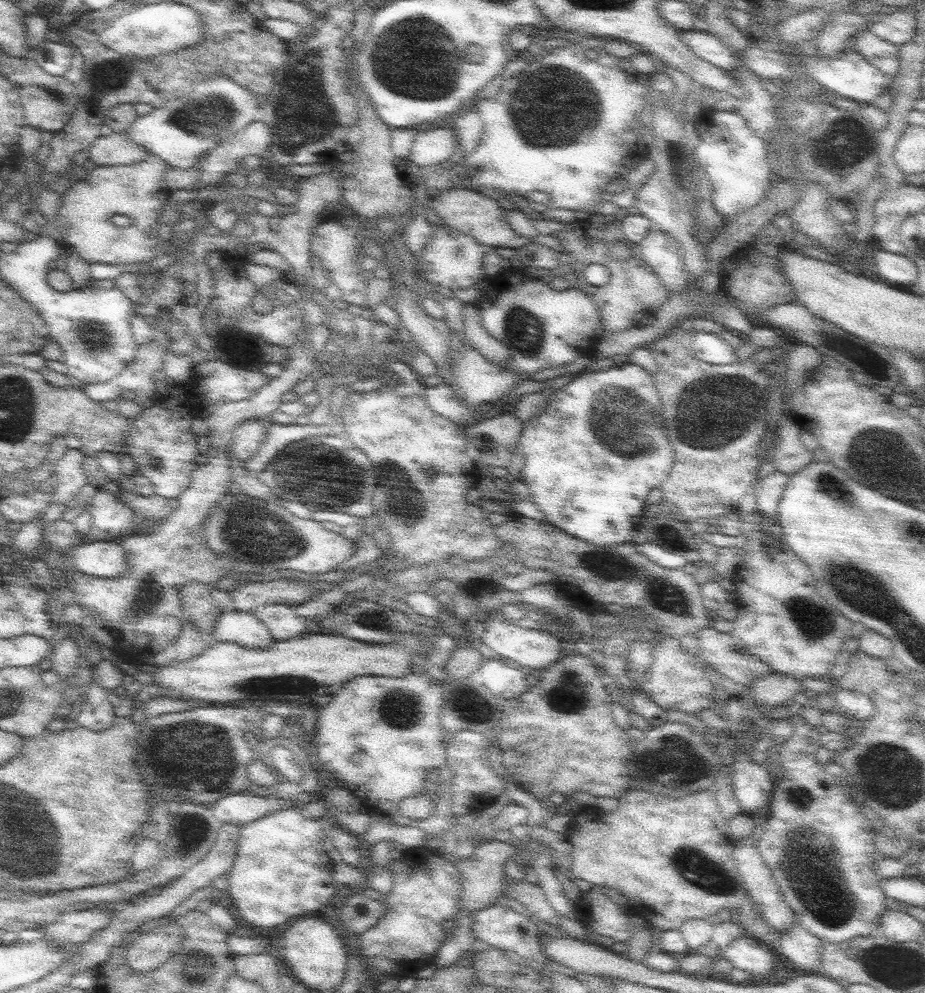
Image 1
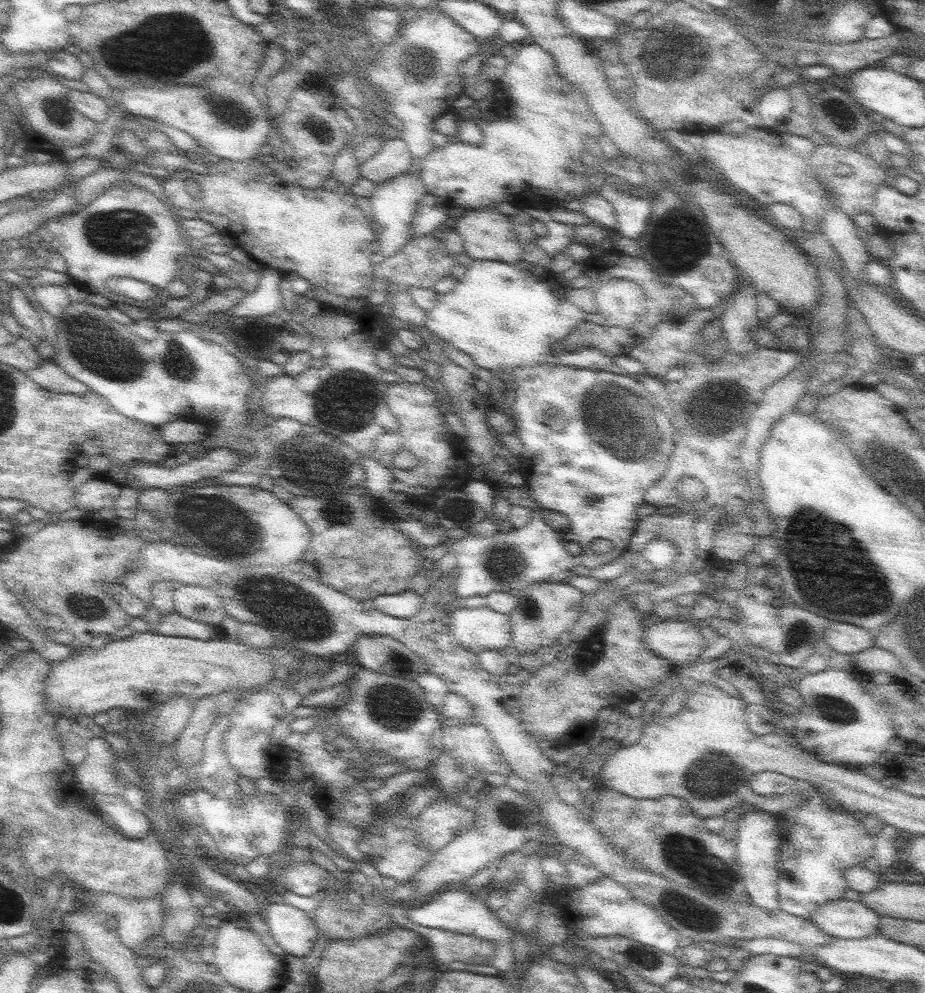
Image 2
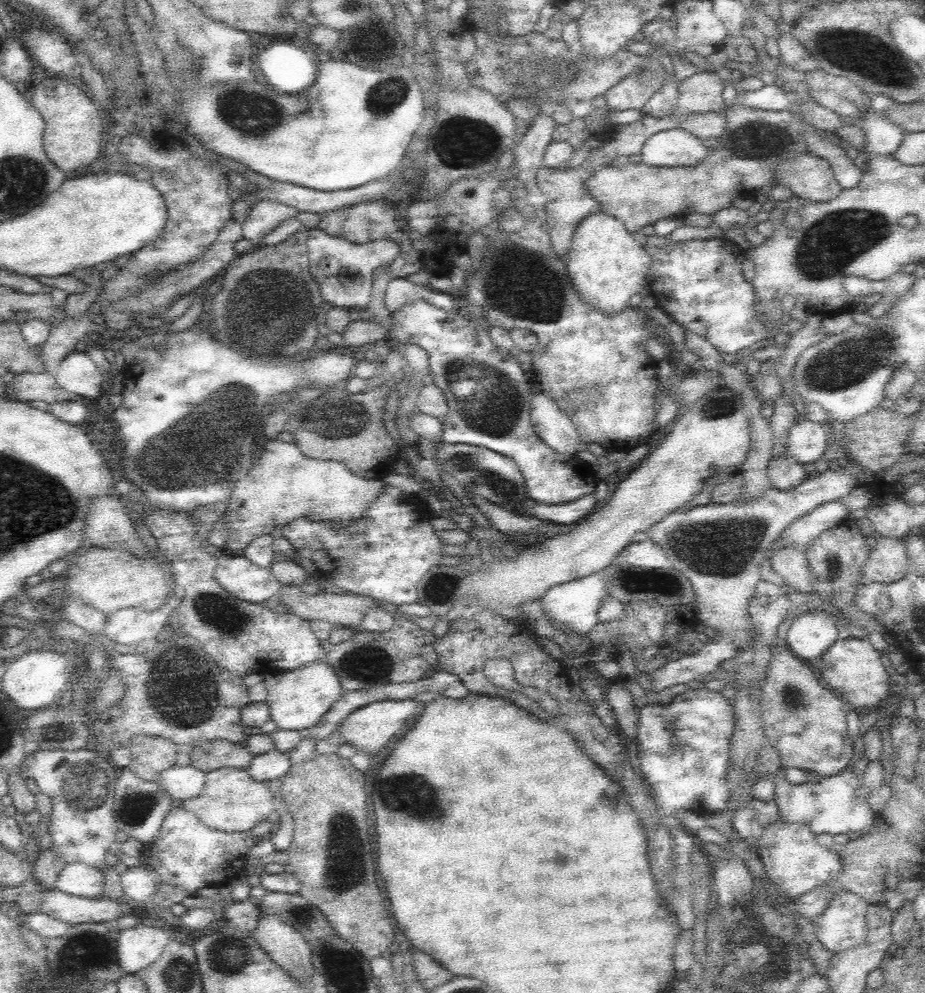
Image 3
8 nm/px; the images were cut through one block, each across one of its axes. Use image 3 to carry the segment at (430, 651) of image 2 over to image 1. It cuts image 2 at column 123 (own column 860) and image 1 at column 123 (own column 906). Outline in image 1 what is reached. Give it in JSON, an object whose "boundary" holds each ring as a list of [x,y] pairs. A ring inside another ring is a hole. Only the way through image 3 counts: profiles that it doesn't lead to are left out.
{"boundary":[[[121,540],[111,542],[81,542],[75,546],[67,560],[75,570],[93,578],[115,578],[127,570],[127,554]]]}

